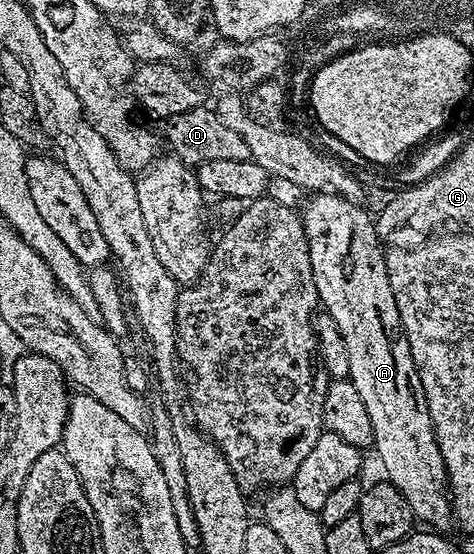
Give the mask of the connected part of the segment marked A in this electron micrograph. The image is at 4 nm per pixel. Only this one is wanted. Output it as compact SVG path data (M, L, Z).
M314 193L304 202L303 220L305 234L311 255L311 271L315 275L317 300L324 312L339 323L343 331L343 343L347 343L349 360L348 380L355 388L367 407L367 415L373 428L372 448L377 449L377 457L385 468L384 476L407 499L414 518L426 521L433 531L449 531L454 528L453 503L449 496L449 476L443 463L437 436L431 423L431 411L427 411L427 399L423 395L423 383L411 359L411 347L403 331L403 319L399 319L399 307L391 291L391 279L385 266L386 250L381 249L382 238L377 236L374 218L365 209L360 209L357 201L349 201L338 193Z

